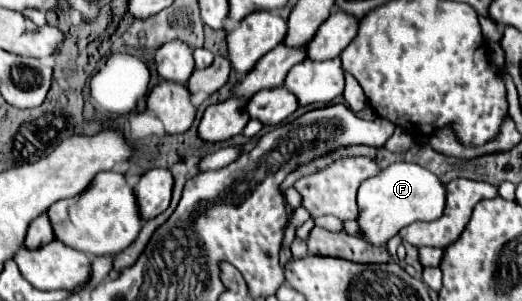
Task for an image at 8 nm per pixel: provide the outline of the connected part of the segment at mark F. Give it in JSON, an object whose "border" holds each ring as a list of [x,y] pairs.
{"border":[[[391,164],[383,168],[377,176],[365,180],[357,192],[359,206],[359,236],[371,246],[385,246],[403,226],[423,220],[431,222],[441,218],[445,206],[445,186],[441,180],[419,164]]]}

